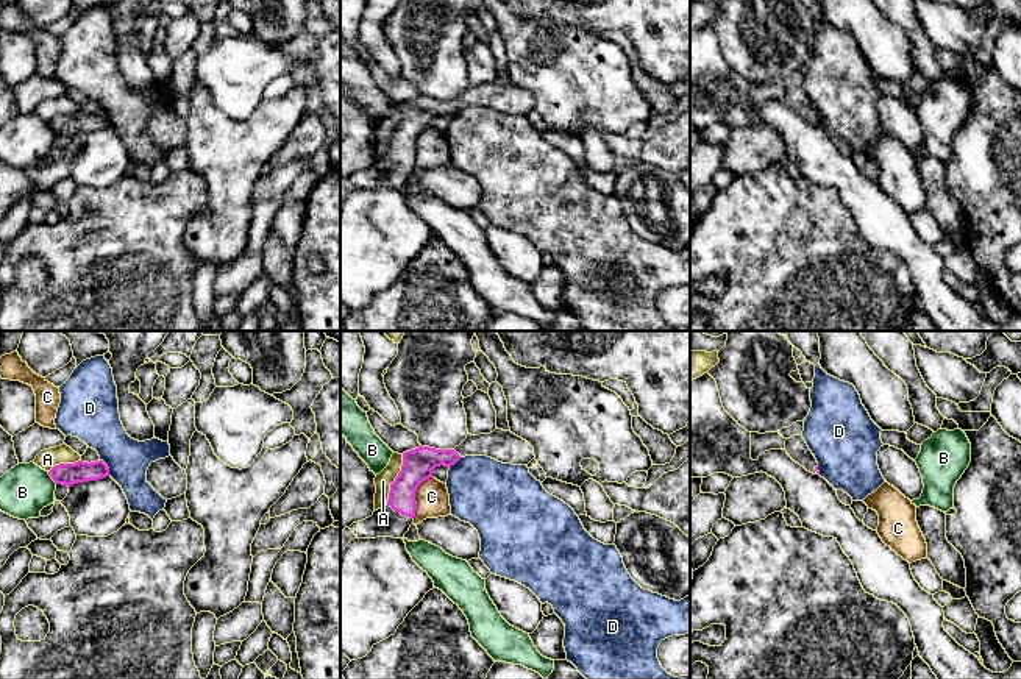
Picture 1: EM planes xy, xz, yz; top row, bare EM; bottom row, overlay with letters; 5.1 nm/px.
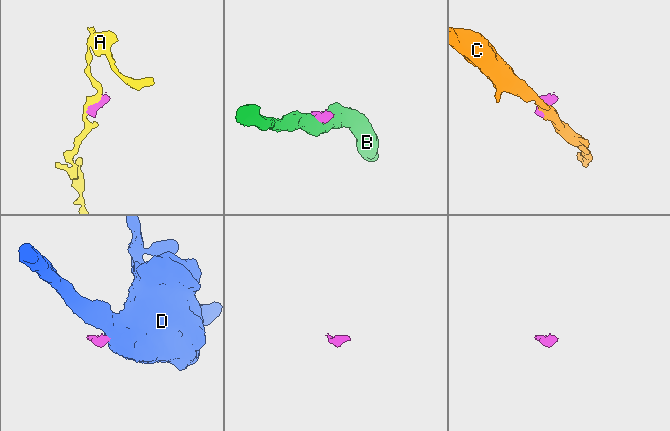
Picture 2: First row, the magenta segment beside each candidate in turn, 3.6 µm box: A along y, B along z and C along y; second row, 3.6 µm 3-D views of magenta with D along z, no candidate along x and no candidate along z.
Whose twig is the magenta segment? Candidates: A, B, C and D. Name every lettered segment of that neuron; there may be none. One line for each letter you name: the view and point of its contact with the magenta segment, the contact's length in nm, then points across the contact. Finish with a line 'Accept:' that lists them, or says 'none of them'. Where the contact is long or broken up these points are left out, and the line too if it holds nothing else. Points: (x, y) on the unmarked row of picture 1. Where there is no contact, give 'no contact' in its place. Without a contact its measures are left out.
Accept: none of them

